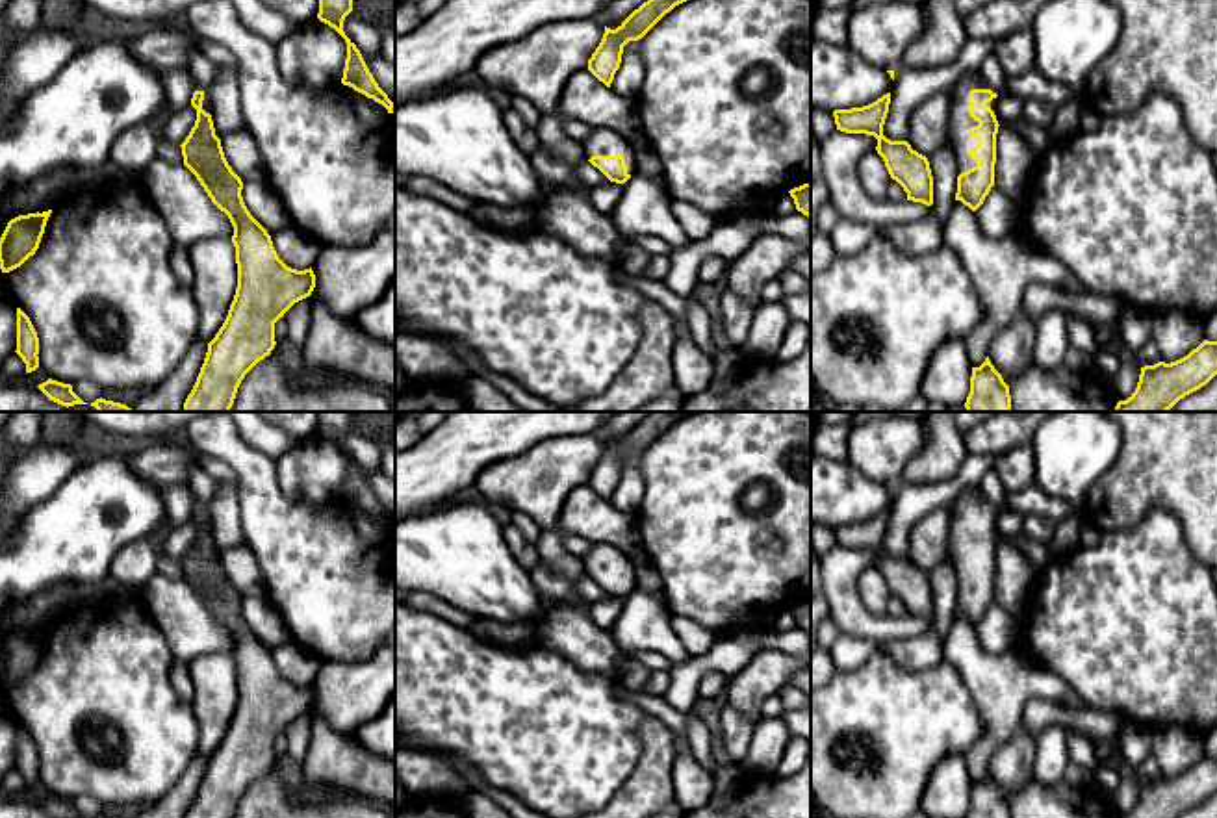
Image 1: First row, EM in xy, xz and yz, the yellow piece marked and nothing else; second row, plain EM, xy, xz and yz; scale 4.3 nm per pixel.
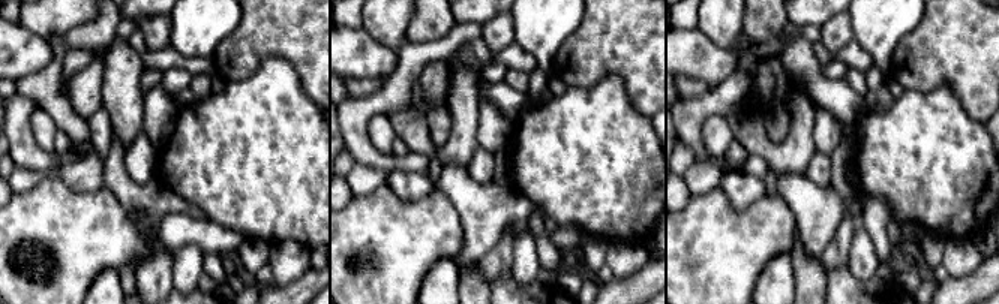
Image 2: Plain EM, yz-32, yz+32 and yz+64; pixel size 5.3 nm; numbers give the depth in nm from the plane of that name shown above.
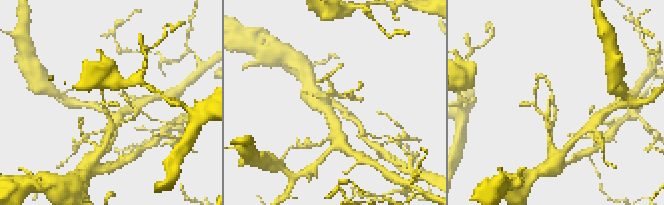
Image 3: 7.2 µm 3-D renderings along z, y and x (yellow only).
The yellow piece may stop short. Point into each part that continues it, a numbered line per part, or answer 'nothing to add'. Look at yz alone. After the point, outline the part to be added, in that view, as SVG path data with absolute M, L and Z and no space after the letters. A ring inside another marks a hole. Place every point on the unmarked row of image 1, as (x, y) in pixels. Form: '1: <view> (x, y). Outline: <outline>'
1: yz (961, 557). Outline: M980 486L965 488L957 499L950 505L950 556L957 573L959 590L976 582L978 575L970 573L976 562L976 553L970 551L970 543L980 538L970 532L970 506L991 505L996 508L981 492ZM996 508L998 510L998 508Z

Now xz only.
1: xz (603, 557). Outline: M594 543L592 551L583 556L584 573L592 571L623 571L627 590L636 588L636 566L634 562L608 543Z

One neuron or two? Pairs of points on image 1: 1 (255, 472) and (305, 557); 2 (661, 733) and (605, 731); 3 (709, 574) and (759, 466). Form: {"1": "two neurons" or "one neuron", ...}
{"1": "one neuron", "2": "two neurons", "3": "one neuron"}

